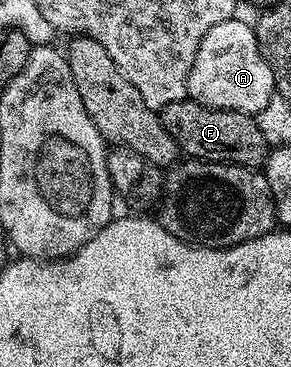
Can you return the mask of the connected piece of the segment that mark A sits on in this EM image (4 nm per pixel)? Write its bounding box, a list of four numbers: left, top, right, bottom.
[186,18,275,114]

